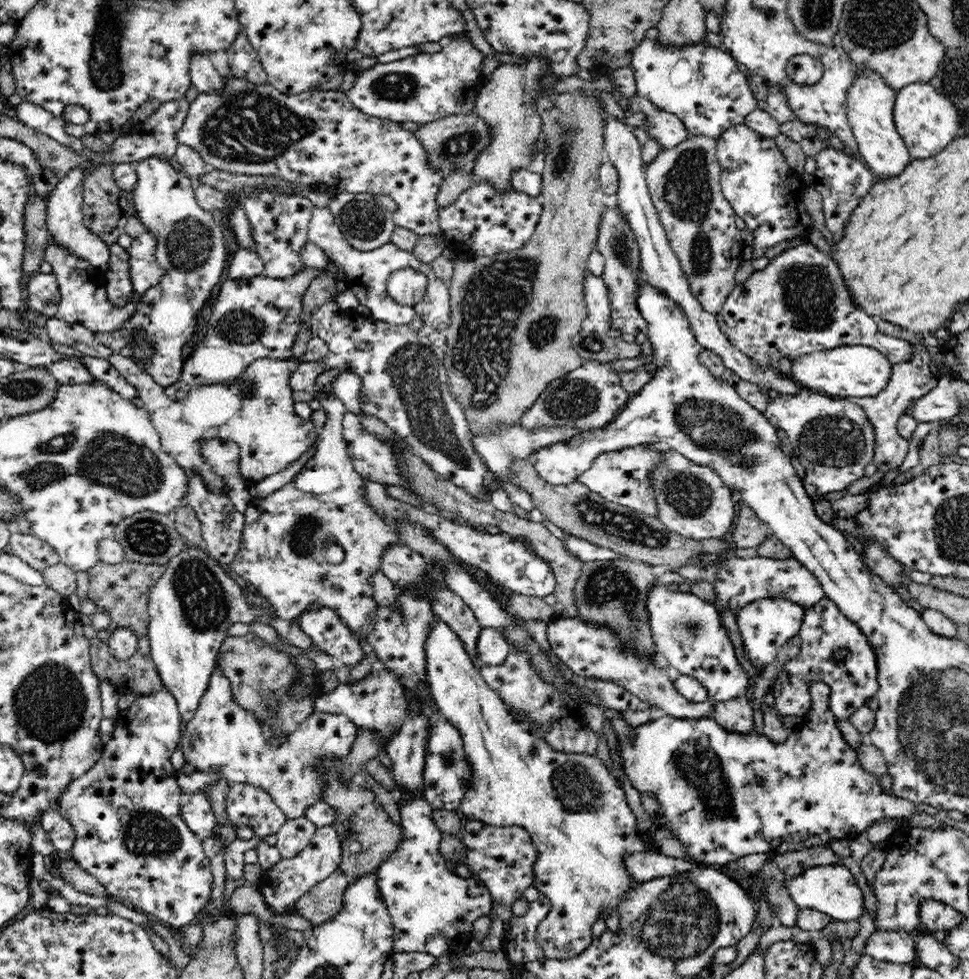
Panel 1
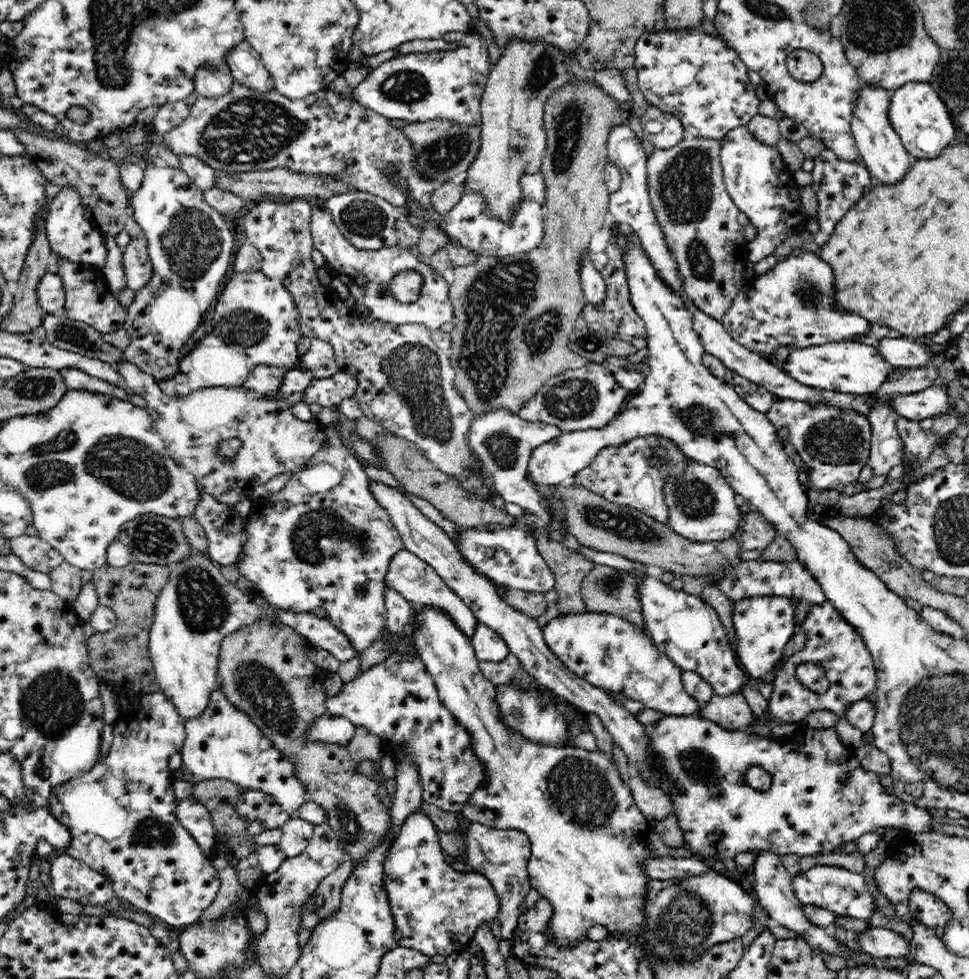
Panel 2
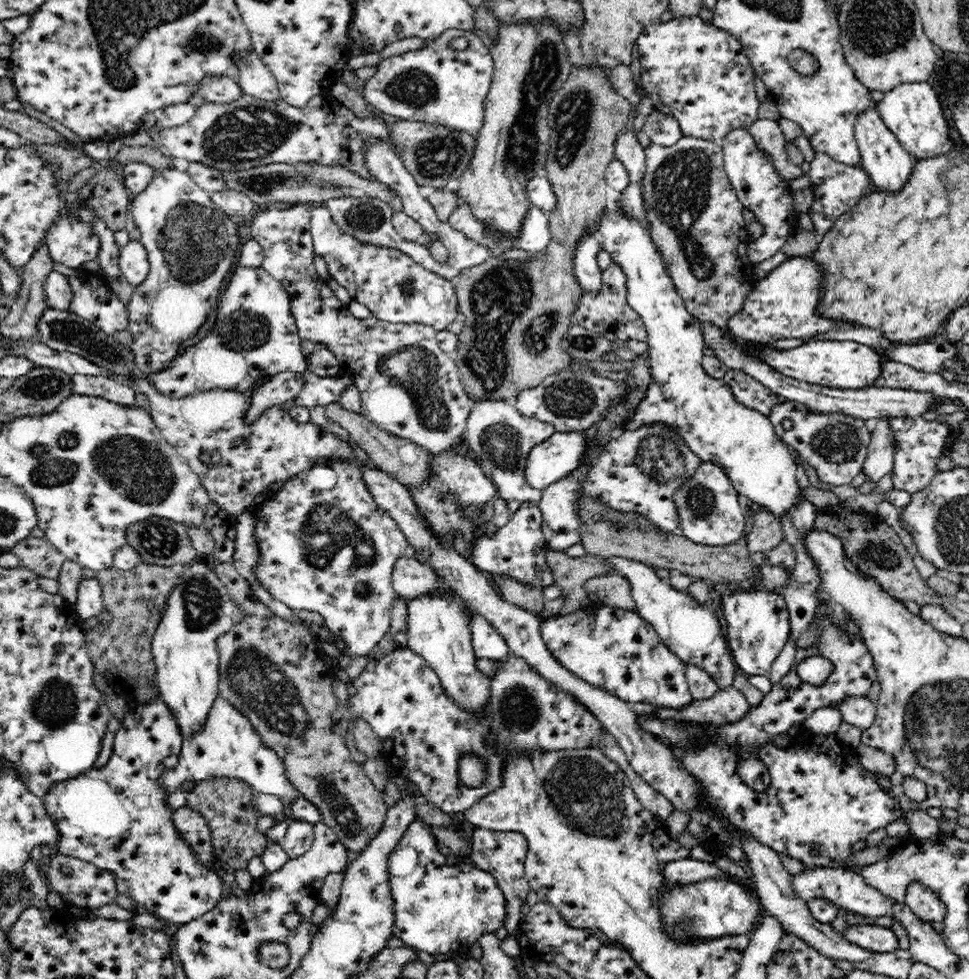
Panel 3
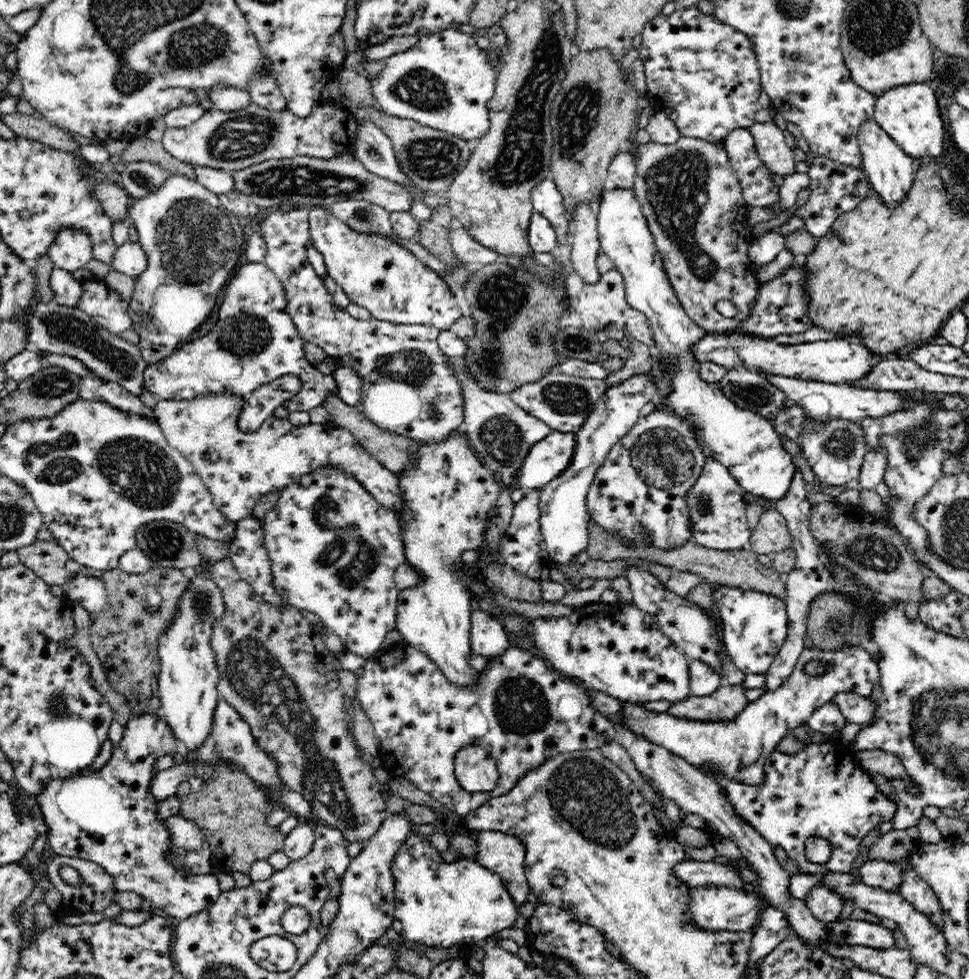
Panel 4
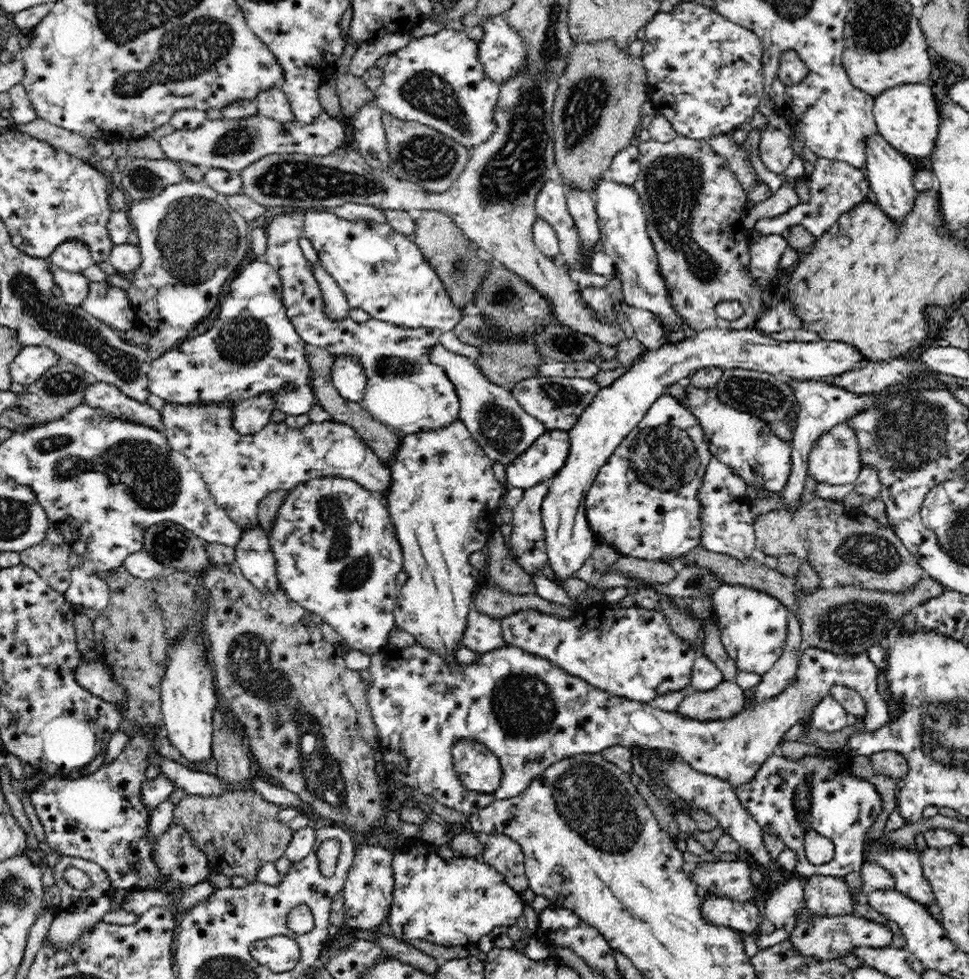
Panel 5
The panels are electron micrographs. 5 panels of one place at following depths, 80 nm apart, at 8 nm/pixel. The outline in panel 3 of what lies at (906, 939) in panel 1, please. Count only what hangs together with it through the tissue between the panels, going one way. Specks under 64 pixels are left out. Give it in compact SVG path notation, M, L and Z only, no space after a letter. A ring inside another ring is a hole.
M875 924L848 925L841 936L851 944L856 944L877 954L899 950L899 942L891 928Z

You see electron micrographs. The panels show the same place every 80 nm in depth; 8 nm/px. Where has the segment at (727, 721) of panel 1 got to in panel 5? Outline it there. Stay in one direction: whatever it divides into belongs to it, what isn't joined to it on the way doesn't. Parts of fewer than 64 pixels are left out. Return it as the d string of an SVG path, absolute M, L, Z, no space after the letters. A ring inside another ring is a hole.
M725 680L712 690L690 693L677 705L676 712L698 721L726 720L744 710L746 703L746 692L735 681Z

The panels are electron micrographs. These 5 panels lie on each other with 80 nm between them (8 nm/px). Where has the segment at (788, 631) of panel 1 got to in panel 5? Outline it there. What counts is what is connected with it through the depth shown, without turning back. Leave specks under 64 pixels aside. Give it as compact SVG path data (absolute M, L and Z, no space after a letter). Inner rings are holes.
M722 582L713 592L713 619L721 634L728 657L743 672L764 675L784 653L788 610L777 598L765 592Z

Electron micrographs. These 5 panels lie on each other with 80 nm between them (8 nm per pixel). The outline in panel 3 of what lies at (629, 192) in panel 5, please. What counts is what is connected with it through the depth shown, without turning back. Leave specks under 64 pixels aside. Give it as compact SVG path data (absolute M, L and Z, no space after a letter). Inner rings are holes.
M616 206L616 210L608 210L597 230L604 238L602 249L623 270L627 282L628 304L641 317L647 330L648 365L654 382L629 414L628 428L638 430L661 424L664 428L673 430L684 440L690 452L702 462L720 465L739 494L748 496L752 502L762 504L766 510L772 510L769 514L784 520L784 516L795 508L798 500L802 498L802 490L796 481L797 465L790 454L791 447L776 434L768 416L740 404L723 379L716 379L703 369L701 358L706 350L704 331L697 319L688 313L687 304L675 289L665 262L653 244L651 232L639 220L627 216L619 206Z

